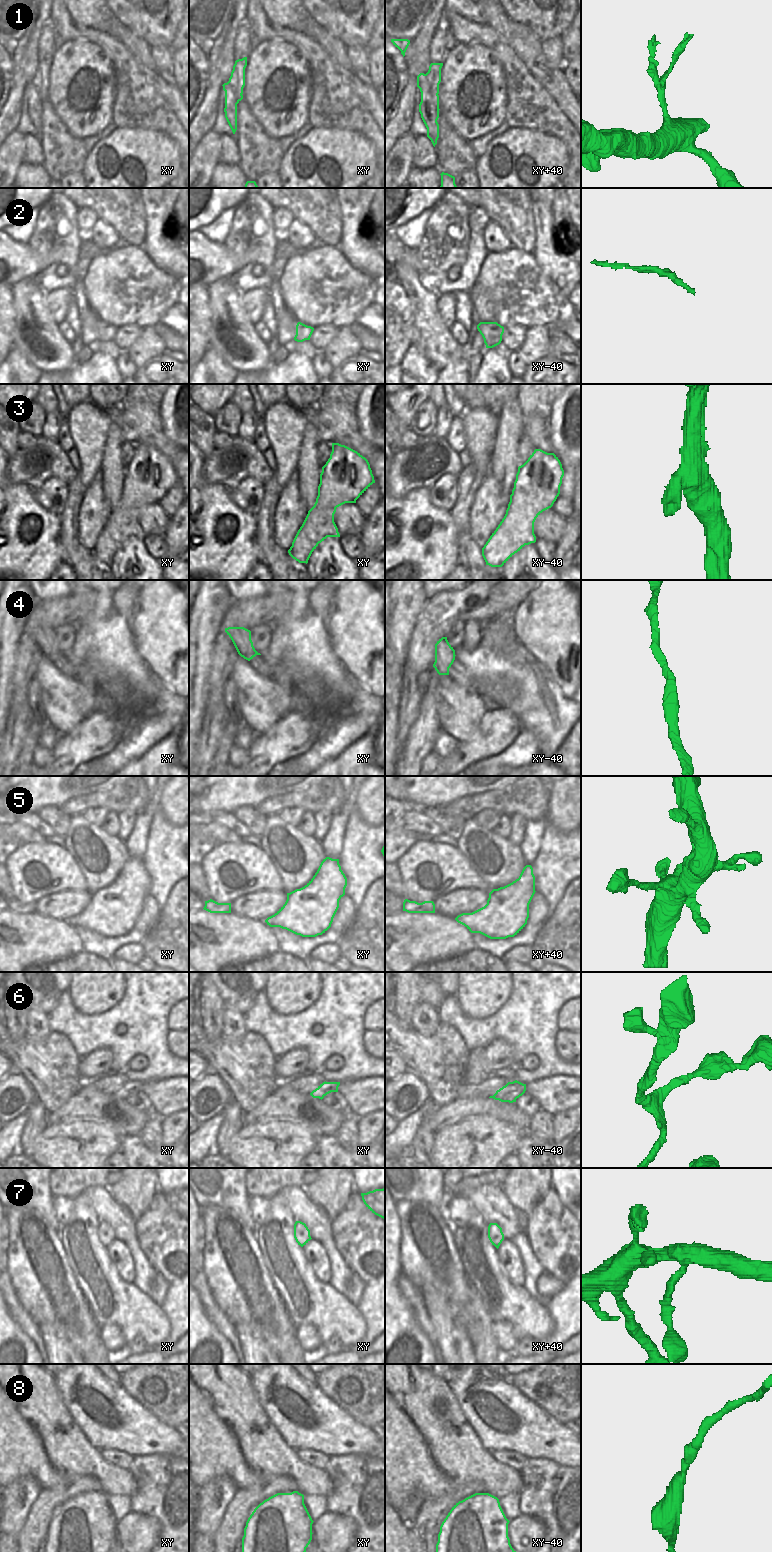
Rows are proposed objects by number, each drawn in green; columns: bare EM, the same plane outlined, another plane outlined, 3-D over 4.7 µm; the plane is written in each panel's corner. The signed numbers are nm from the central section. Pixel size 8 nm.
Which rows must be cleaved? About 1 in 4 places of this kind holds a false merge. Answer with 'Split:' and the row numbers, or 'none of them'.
Split: 1.

